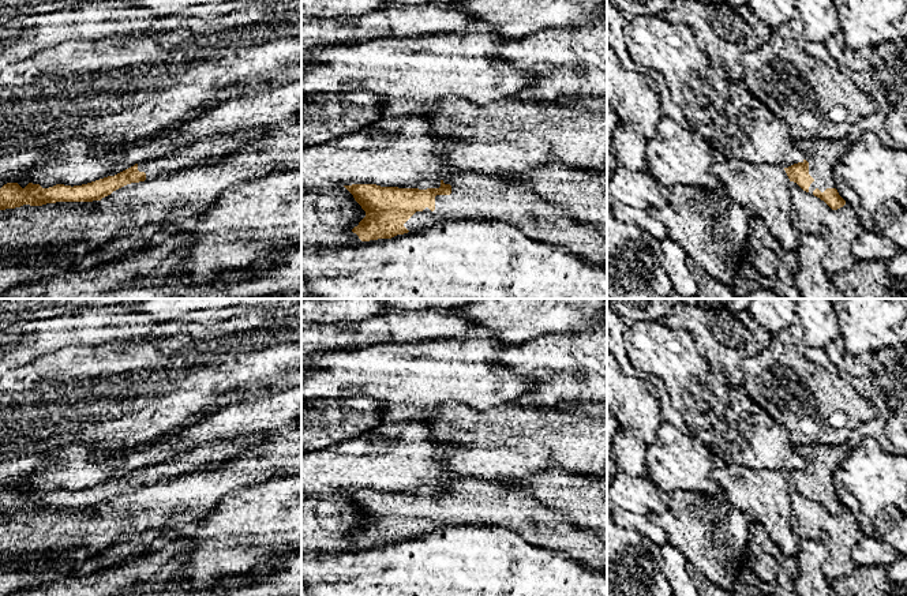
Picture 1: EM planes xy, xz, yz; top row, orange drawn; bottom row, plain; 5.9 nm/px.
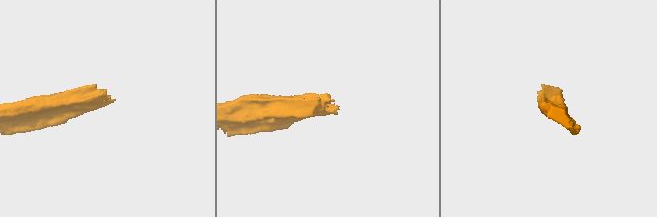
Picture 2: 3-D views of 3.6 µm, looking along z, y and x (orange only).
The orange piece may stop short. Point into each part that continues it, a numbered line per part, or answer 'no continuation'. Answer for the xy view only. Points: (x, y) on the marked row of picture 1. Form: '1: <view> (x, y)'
1: xy (209, 150)

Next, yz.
1: yz (821, 154)

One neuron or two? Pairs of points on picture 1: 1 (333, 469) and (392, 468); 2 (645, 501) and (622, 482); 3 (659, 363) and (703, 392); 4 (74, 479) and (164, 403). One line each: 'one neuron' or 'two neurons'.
1: one neuron
2: one neuron
3: one neuron
4: two neurons

